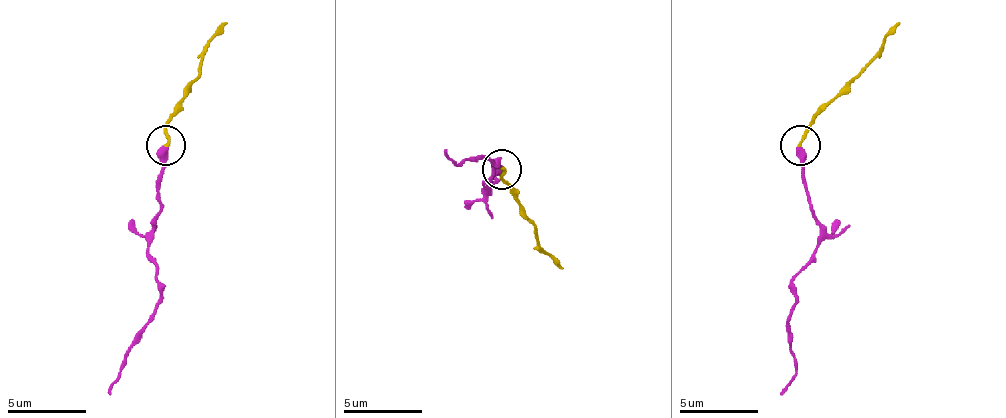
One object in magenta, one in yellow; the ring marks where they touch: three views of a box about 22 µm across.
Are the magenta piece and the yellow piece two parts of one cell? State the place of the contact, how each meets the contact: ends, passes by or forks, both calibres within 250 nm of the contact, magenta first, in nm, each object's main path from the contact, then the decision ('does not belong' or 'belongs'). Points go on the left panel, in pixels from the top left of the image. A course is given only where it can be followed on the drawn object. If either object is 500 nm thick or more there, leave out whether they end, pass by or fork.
(166, 145) | 500/200 nm | magenta via (165, 144), (161, 211), (153, 227), (149, 259), (161, 302), (133, 346), (109, 394) | yellow via (165, 144), (165, 124), (200, 73), (200, 57), (228, 22) | does not belong

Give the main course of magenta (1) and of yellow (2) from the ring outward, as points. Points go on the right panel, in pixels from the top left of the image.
1: (801, 144), (809, 211), (821, 227), (821, 243), (793, 279), (797, 302), (789, 346), (797, 374), (781, 394)
2: (801, 144), (809, 124), (860, 73), (900, 22)

